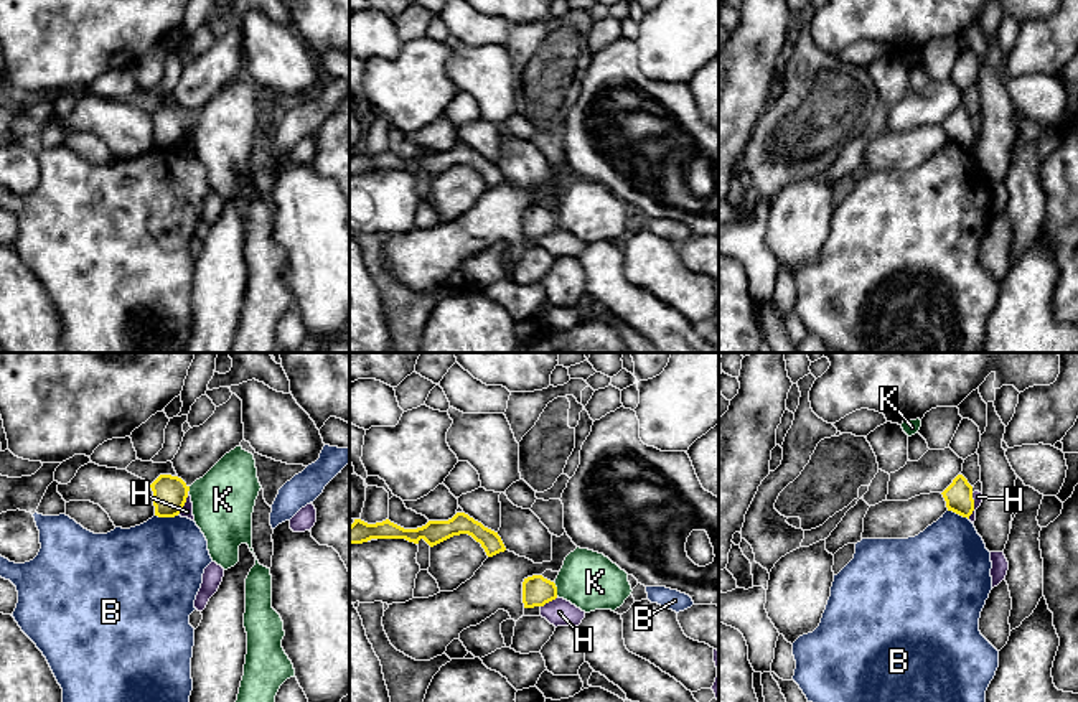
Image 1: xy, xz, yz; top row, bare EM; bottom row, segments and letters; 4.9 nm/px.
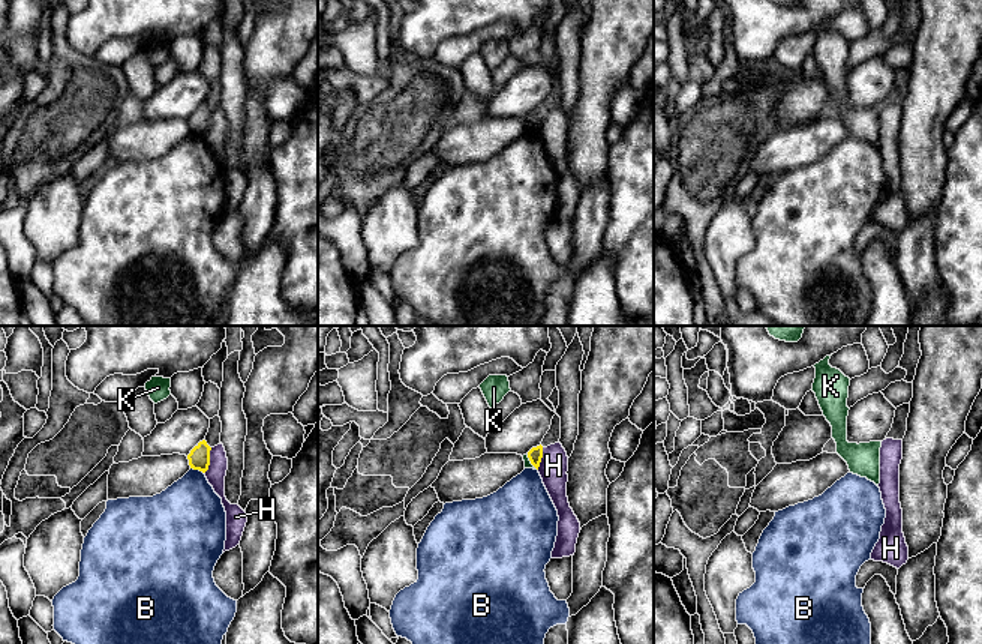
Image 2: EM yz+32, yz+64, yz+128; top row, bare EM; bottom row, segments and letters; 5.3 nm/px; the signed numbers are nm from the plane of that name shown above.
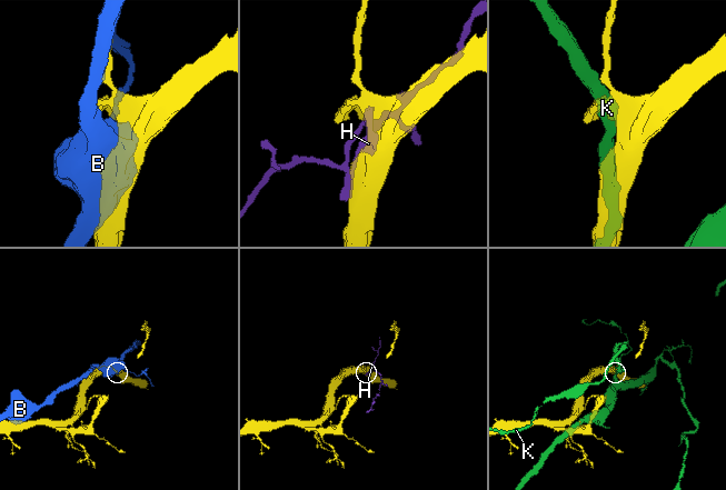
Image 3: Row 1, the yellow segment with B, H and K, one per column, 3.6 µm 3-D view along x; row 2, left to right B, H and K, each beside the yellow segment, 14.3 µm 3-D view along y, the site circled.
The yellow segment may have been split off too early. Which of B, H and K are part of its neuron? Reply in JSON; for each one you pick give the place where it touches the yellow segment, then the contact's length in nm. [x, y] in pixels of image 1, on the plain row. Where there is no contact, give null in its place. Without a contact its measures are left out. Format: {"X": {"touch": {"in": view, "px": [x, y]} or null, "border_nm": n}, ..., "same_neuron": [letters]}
{"same_neuron": []}

